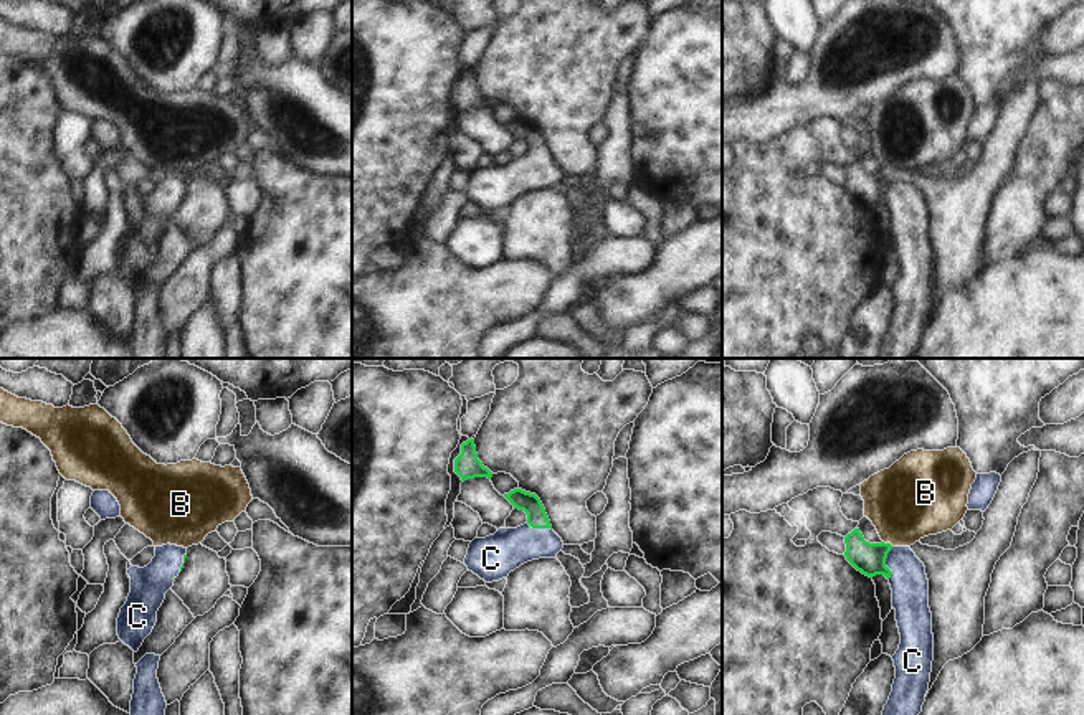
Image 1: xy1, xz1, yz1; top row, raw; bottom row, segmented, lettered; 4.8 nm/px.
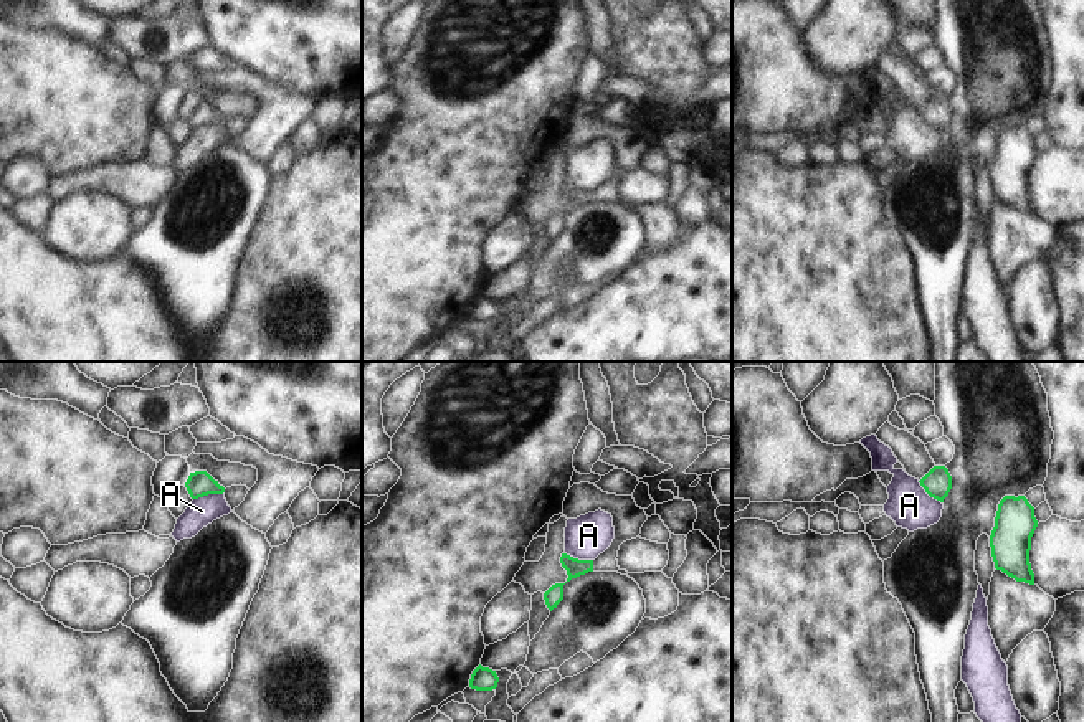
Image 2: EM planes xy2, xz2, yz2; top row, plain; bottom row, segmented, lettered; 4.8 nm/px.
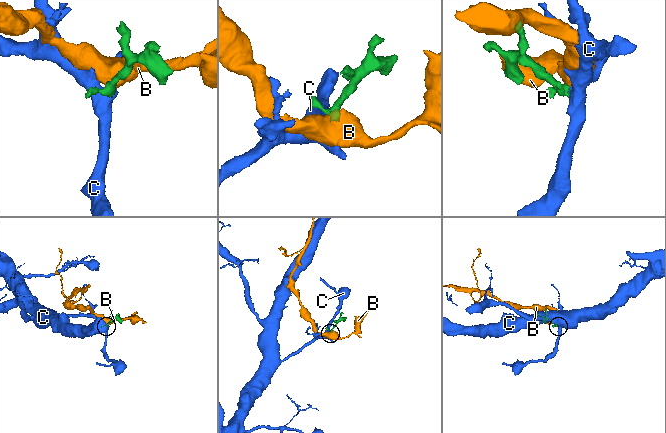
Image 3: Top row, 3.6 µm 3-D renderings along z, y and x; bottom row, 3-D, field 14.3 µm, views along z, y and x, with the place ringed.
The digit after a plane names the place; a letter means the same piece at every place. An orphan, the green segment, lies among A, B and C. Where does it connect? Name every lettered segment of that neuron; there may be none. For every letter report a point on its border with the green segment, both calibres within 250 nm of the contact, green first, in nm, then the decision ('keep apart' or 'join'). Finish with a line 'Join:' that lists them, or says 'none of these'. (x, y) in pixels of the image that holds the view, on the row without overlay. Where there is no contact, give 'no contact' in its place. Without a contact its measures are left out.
A: contact xy2 (209, 123); calibres 120 and 140 nm; keep apart
B: contact yz1 (888, 174); calibres 160 and 380 nm; keep apart
C: contact yz1 (884, 194); calibres 160 and 180 nm; join
Join: C

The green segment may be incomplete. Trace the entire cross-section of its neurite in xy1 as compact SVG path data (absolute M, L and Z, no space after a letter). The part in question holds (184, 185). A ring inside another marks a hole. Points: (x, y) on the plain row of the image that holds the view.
M177 175L155 177L155 187L144 197L131 197L131 223L117 248L117 266L134 282L152 263L157 241L183 198L187 178Z

